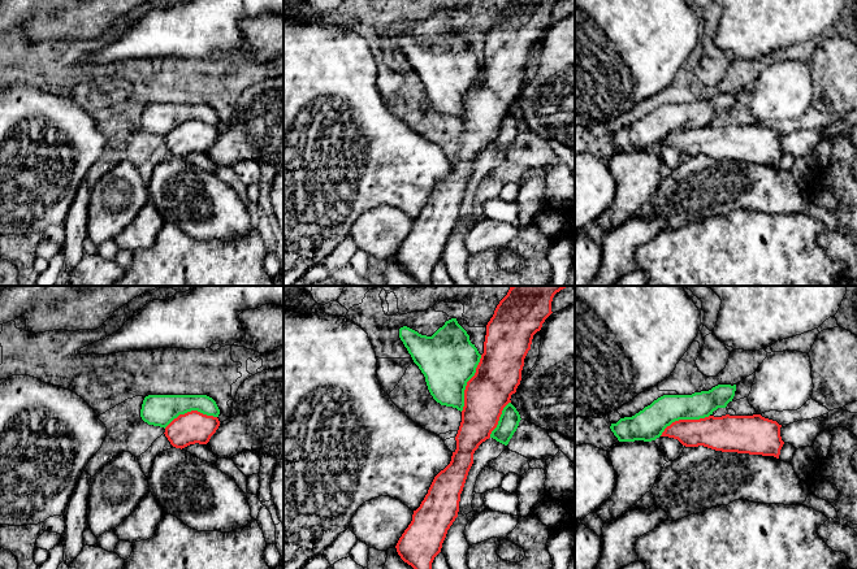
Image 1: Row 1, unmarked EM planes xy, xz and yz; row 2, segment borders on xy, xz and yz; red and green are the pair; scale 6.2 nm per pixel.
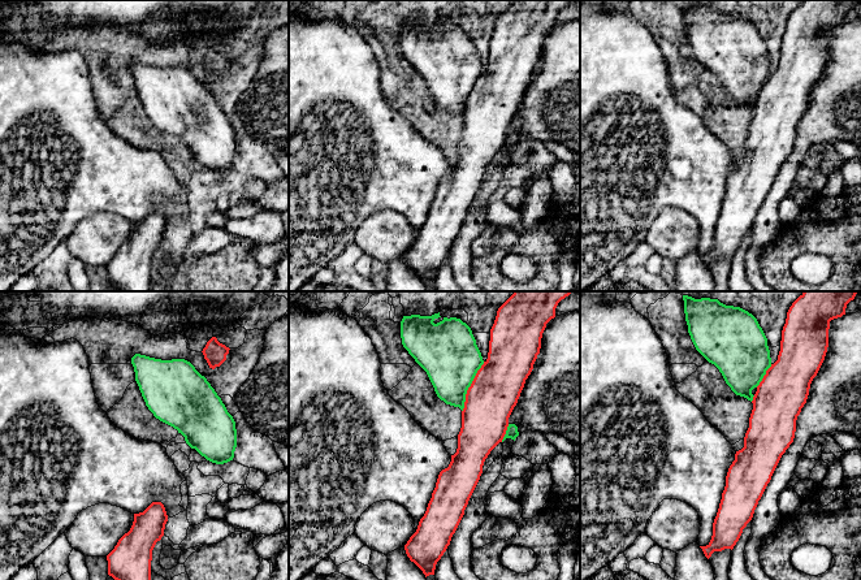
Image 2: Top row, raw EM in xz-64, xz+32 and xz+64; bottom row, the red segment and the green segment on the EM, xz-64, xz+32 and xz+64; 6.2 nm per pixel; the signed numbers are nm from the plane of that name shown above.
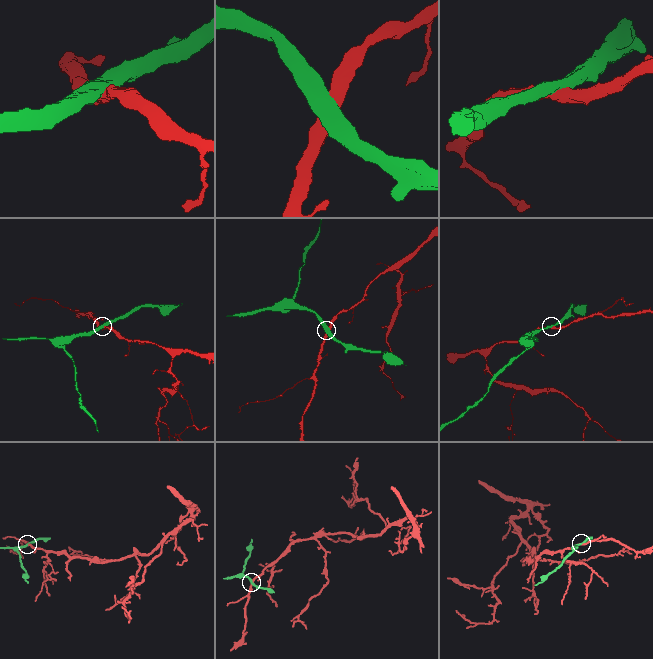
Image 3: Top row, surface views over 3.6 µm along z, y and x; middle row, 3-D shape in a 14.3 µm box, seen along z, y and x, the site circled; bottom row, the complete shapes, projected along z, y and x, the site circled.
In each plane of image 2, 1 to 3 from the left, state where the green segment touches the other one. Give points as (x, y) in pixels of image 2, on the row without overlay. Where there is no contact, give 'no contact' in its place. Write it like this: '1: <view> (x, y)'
1: no contact
2: xz+32 (470, 95)
3: xz+64 (764, 85)

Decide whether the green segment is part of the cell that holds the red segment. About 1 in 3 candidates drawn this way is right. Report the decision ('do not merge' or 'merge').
do not merge

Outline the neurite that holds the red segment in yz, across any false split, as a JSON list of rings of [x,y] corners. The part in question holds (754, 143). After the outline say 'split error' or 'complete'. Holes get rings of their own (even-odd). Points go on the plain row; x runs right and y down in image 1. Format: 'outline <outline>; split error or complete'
outline [[[709,125],[700,129],[679,129],[661,145],[678,148],[685,156],[704,155],[722,161],[774,165],[779,168],[784,153],[776,130],[753,125]]]; complete

